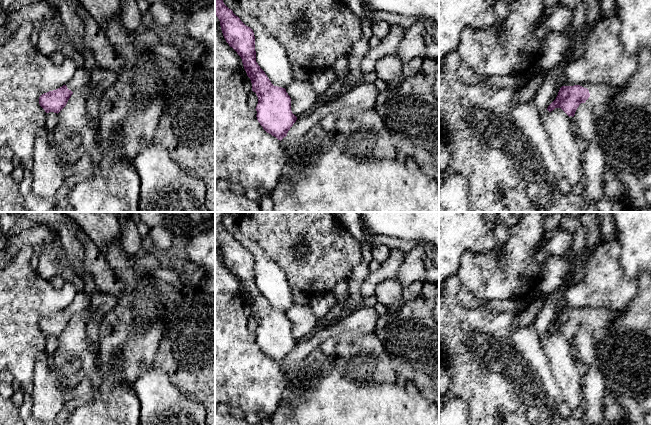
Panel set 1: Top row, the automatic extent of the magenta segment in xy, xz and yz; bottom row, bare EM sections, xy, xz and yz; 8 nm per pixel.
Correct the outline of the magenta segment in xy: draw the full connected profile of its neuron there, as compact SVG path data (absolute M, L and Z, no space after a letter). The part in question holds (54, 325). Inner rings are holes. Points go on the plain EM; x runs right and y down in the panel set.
M78 291L72 303L62 311L42 318L39 328L46 337L59 337L74 316L91 306L91 297L85 291Z

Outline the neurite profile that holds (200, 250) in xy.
M215 226L181 244L181 256L205 269L207 280L204 289L215 295Z

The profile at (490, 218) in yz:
M481 212L486 225L493 230L496 225L496 220L499 212Z

